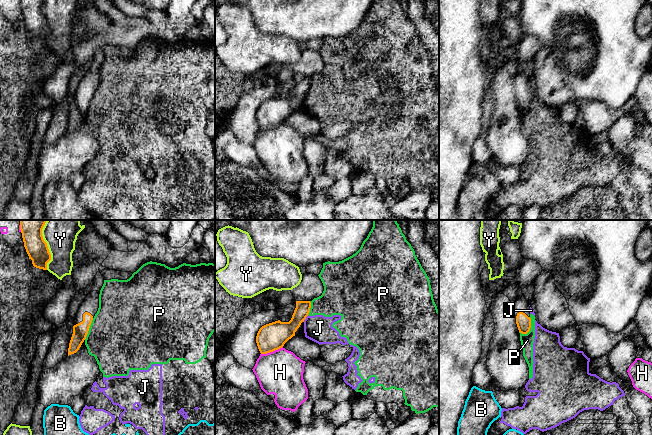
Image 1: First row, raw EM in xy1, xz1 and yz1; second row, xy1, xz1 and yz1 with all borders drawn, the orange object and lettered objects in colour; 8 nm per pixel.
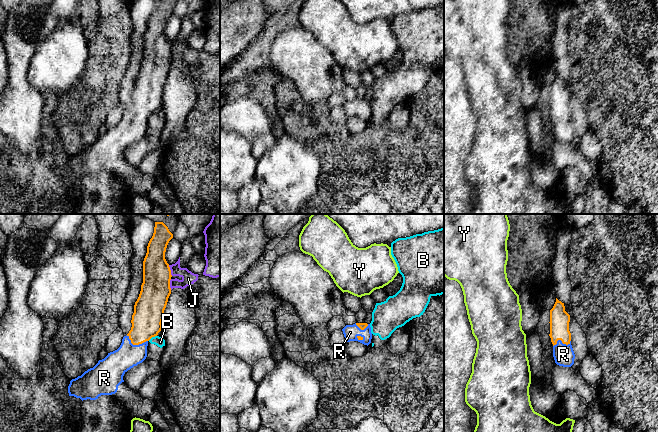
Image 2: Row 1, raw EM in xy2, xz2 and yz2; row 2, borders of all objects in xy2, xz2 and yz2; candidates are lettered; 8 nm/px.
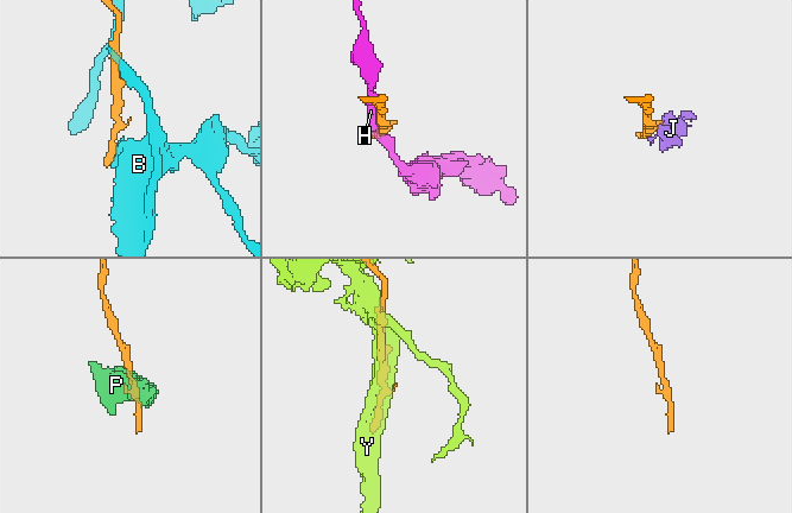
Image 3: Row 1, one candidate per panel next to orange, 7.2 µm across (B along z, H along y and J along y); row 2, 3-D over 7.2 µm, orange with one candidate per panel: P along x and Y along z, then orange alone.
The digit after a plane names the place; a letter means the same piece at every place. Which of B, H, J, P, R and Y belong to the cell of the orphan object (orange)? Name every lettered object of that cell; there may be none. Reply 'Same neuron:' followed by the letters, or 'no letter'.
Same neuron: R

